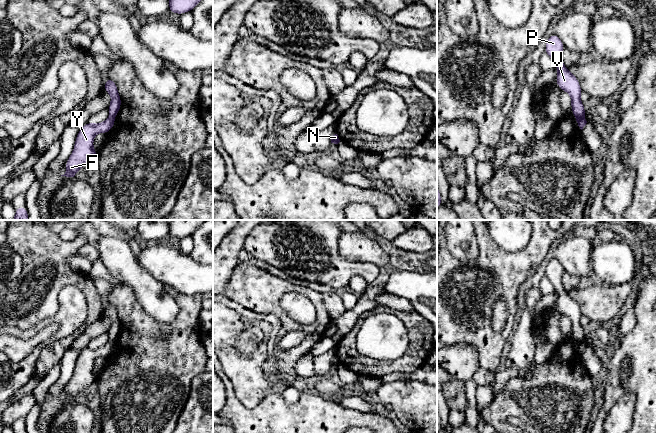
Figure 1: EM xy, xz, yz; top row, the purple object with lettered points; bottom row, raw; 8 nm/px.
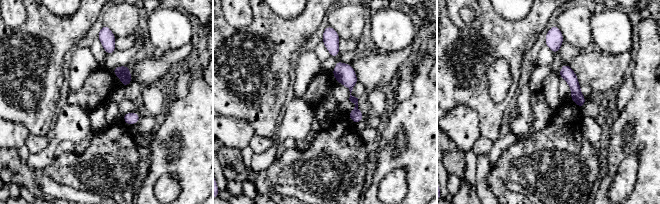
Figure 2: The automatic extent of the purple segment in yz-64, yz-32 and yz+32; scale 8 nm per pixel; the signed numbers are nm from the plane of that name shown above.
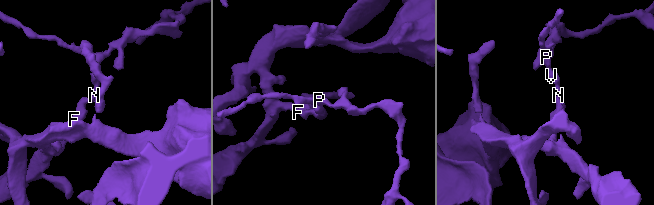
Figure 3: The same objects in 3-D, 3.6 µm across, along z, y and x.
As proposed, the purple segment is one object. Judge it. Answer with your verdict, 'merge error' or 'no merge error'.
merge error

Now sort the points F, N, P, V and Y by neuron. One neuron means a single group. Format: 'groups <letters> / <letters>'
groups F N Y / P V

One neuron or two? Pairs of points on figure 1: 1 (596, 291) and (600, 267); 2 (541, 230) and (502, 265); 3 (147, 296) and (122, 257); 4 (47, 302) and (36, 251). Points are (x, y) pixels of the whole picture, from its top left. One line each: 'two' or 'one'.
1: two
2: one
3: one
4: one

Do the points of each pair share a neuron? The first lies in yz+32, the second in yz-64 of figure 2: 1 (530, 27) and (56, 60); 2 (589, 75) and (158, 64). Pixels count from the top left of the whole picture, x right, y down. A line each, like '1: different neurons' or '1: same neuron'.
1: same neuron
2: same neuron

